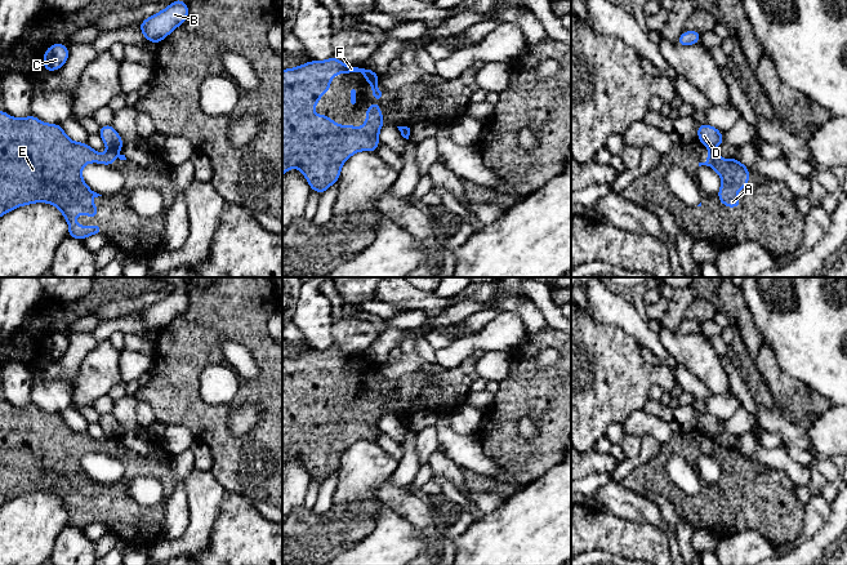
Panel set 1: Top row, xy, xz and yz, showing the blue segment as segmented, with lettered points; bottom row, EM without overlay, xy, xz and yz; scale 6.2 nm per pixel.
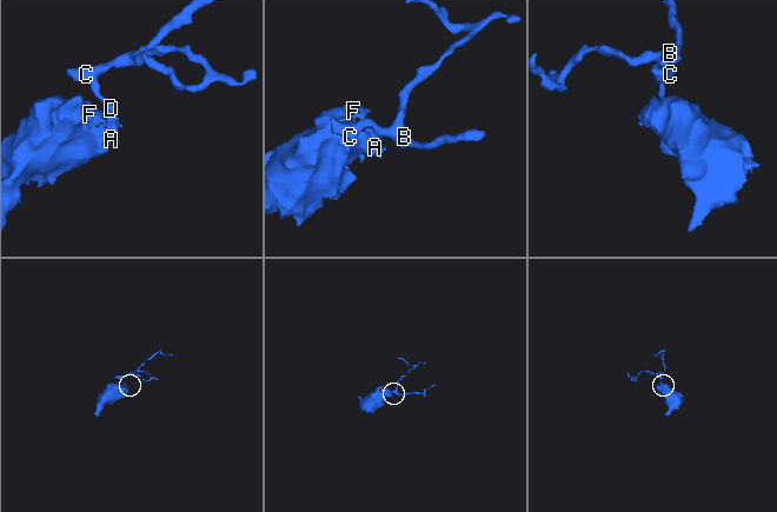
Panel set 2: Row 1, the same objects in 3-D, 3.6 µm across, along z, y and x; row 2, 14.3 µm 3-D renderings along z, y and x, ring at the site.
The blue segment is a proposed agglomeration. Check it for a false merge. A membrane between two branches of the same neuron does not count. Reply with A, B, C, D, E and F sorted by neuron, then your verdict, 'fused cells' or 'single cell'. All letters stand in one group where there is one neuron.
A E F / B C D | fused cells

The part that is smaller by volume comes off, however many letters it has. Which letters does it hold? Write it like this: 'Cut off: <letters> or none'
Cut off: B, C, D

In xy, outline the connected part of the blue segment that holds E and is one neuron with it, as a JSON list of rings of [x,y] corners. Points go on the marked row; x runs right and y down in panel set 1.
[[[0,111],[0,217],[17,206],[49,203],[62,212],[68,237],[102,235],[102,223],[84,228],[72,219],[81,213],[98,217],[98,205],[88,199],[102,195],[86,186],[83,166],[98,163],[112,168],[115,156],[126,160],[117,150],[101,155],[88,143],[70,139],[61,124],[45,124],[34,115],[14,119]]]

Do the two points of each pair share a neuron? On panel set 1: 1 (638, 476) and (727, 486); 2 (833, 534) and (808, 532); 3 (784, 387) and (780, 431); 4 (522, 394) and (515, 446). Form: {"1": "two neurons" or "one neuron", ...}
{"1": "one neuron", "2": "two neurons", "3": "two neurons", "4": "one neuron"}

